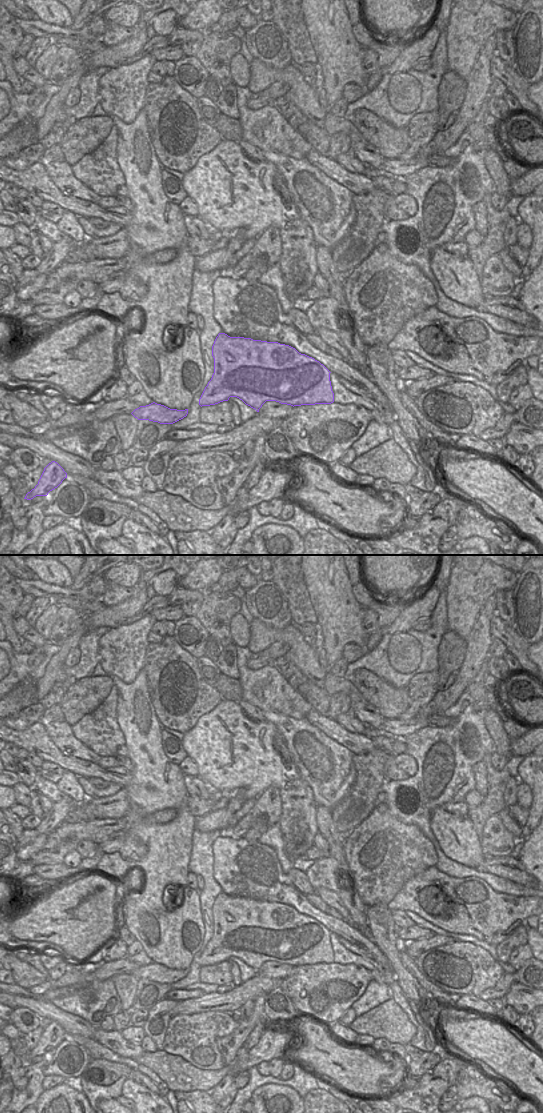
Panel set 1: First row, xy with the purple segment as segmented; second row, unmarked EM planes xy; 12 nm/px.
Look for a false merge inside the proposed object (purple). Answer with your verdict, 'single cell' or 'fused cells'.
single cell

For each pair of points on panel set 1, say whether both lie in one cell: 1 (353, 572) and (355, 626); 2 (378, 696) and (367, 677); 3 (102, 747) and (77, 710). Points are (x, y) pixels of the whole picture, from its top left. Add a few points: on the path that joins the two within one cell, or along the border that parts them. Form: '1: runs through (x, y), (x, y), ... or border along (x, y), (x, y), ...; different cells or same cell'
1: border along (345, 565), (348, 571), (349, 582), (352, 586); different cells
2: runs through (374, 691), (367, 682); same cell
3: border along (101, 702), (71, 726); different cells

